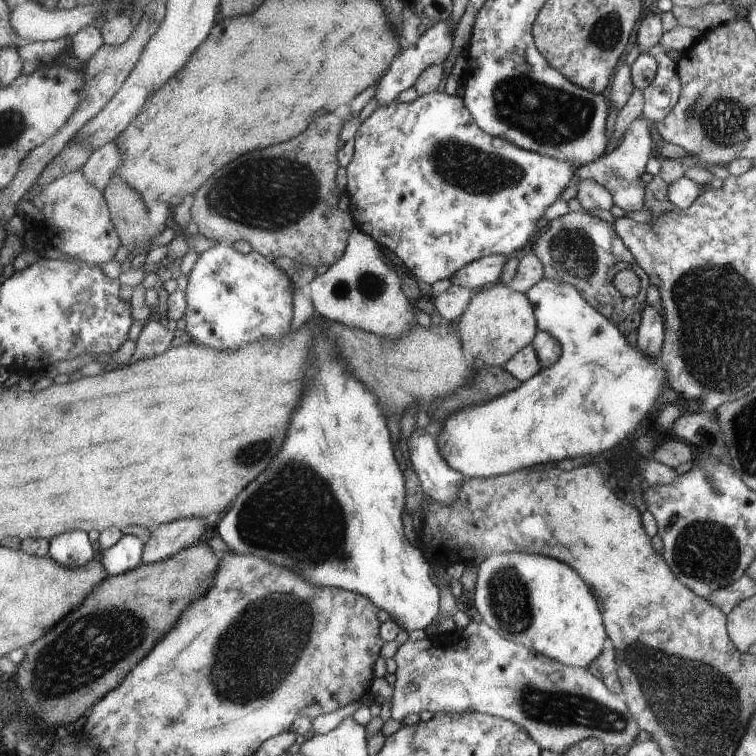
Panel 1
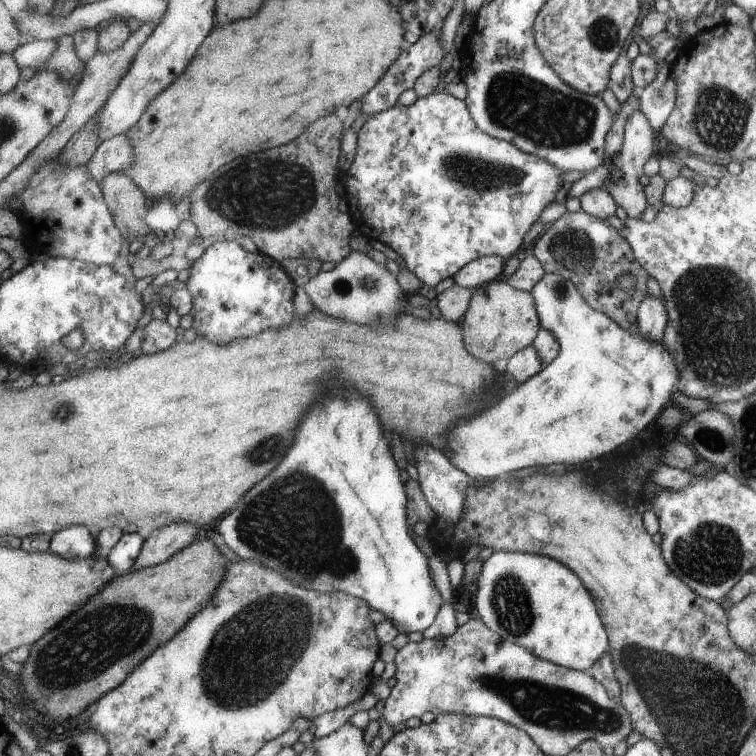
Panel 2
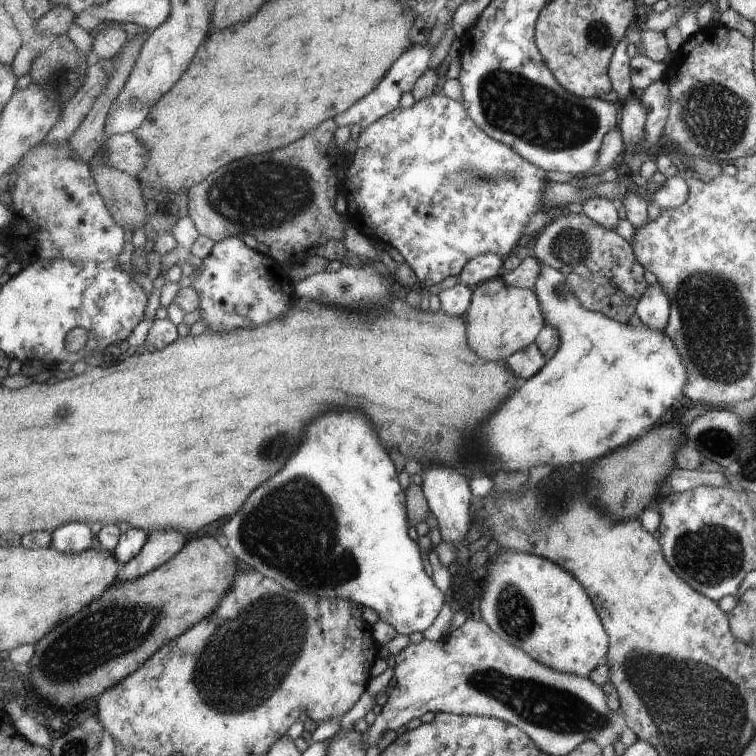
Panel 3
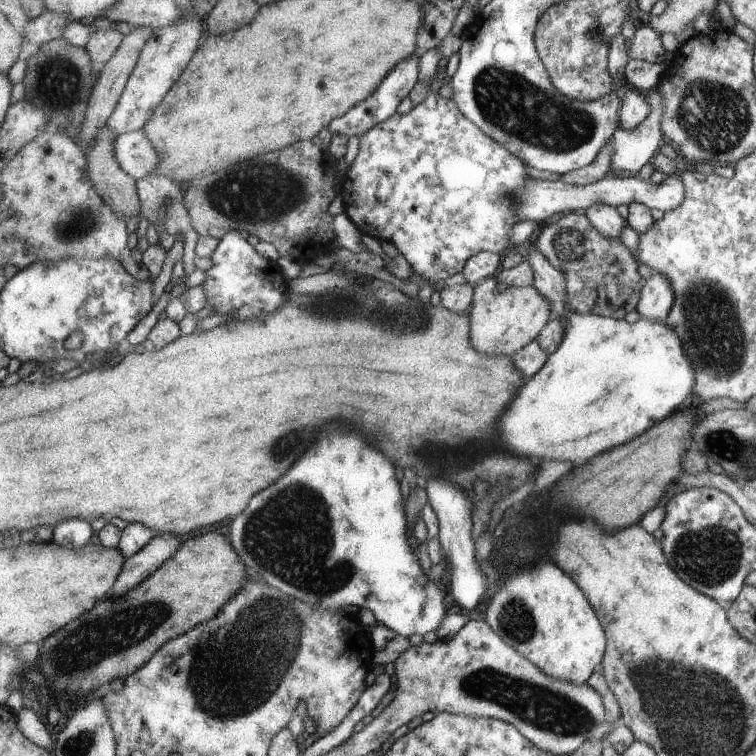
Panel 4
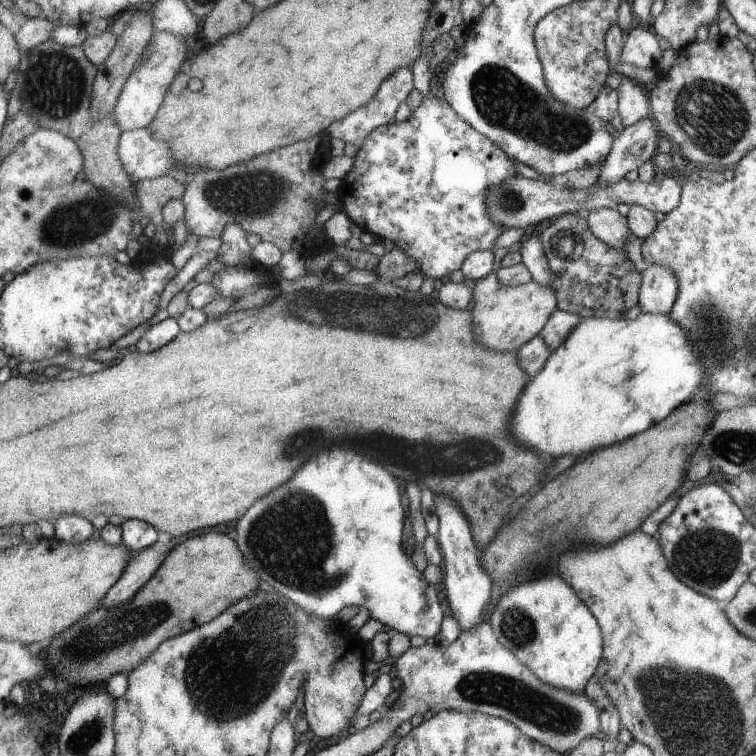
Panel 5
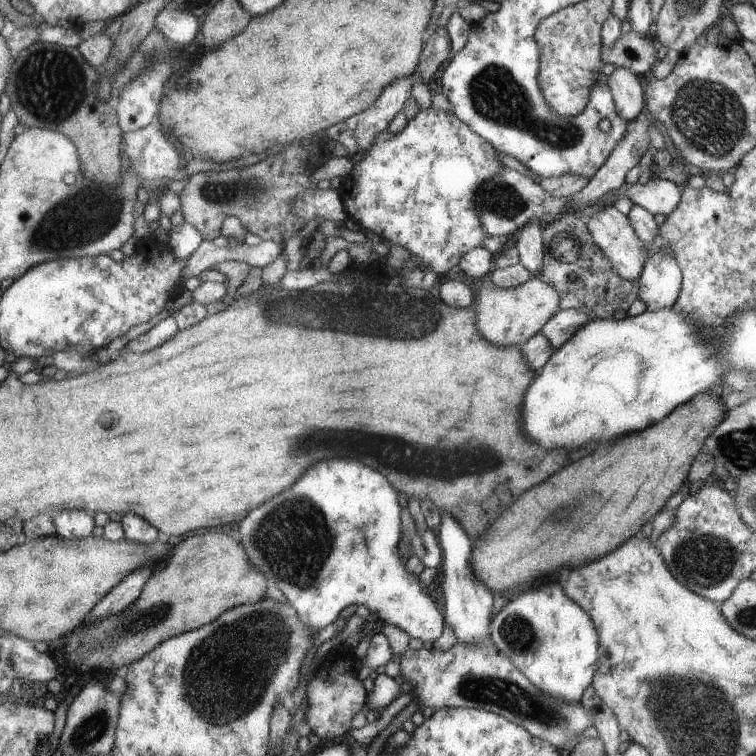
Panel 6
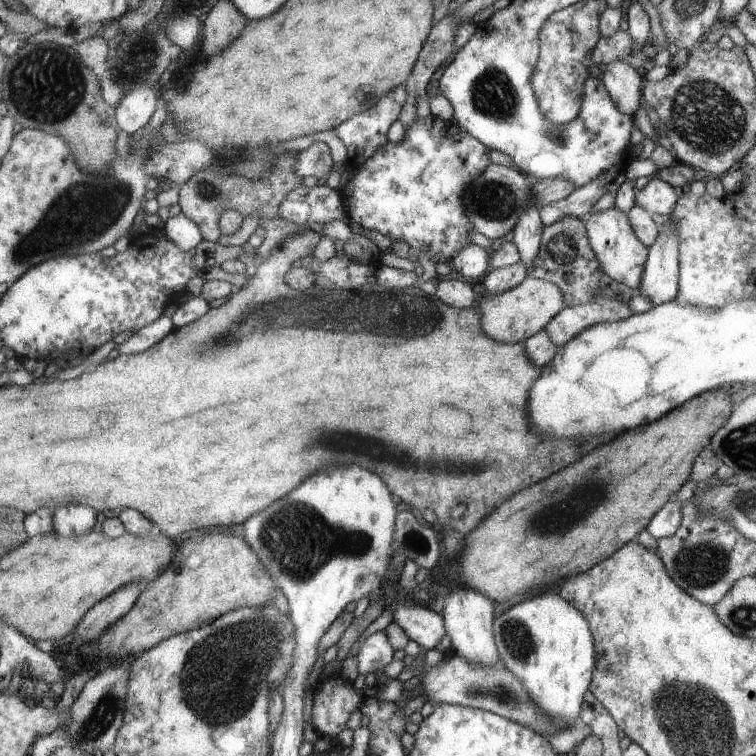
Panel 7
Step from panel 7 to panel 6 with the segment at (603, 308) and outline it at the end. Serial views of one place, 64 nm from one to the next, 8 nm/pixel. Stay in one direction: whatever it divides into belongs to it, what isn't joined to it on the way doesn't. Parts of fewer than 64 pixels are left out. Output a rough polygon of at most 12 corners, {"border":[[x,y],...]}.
{"border":[[559,309],[540,333],[553,350],[589,318],[584,312]]}

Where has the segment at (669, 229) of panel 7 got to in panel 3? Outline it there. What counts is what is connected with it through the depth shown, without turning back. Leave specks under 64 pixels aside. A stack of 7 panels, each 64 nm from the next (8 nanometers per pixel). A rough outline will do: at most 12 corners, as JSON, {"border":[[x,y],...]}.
{"border":[[659,284],[647,286],[637,304],[640,324],[662,331],[669,296]]}

